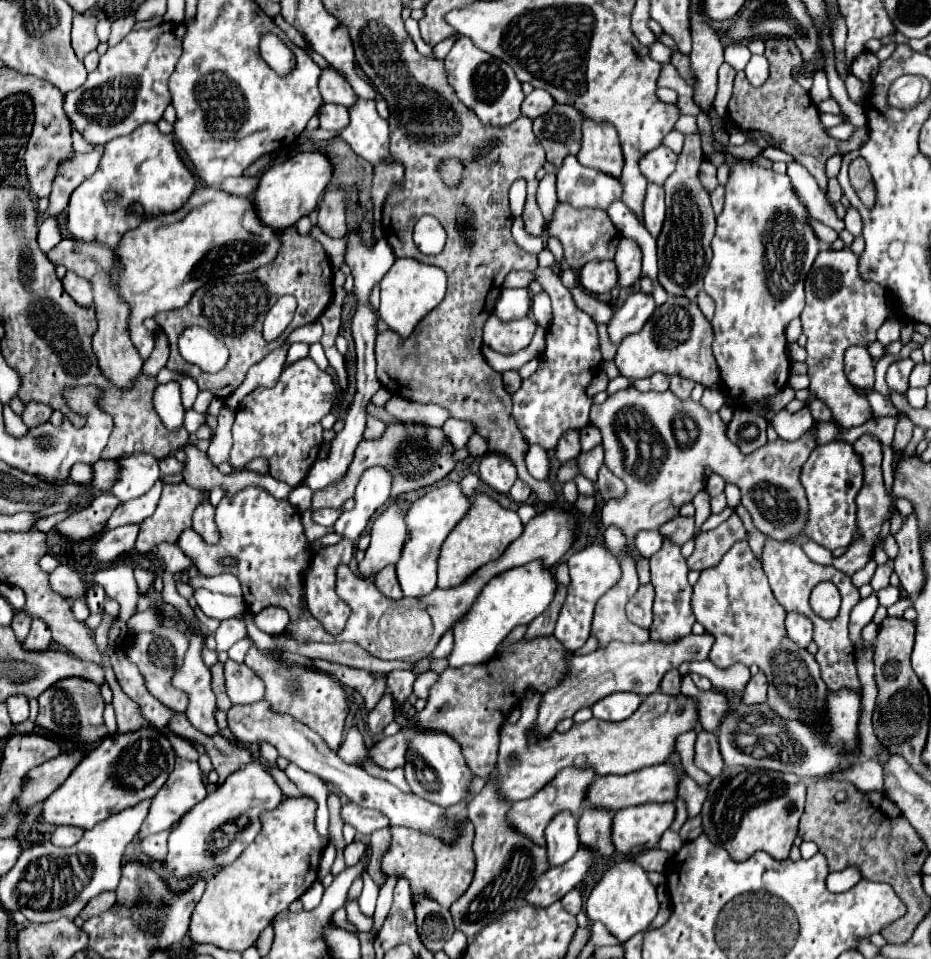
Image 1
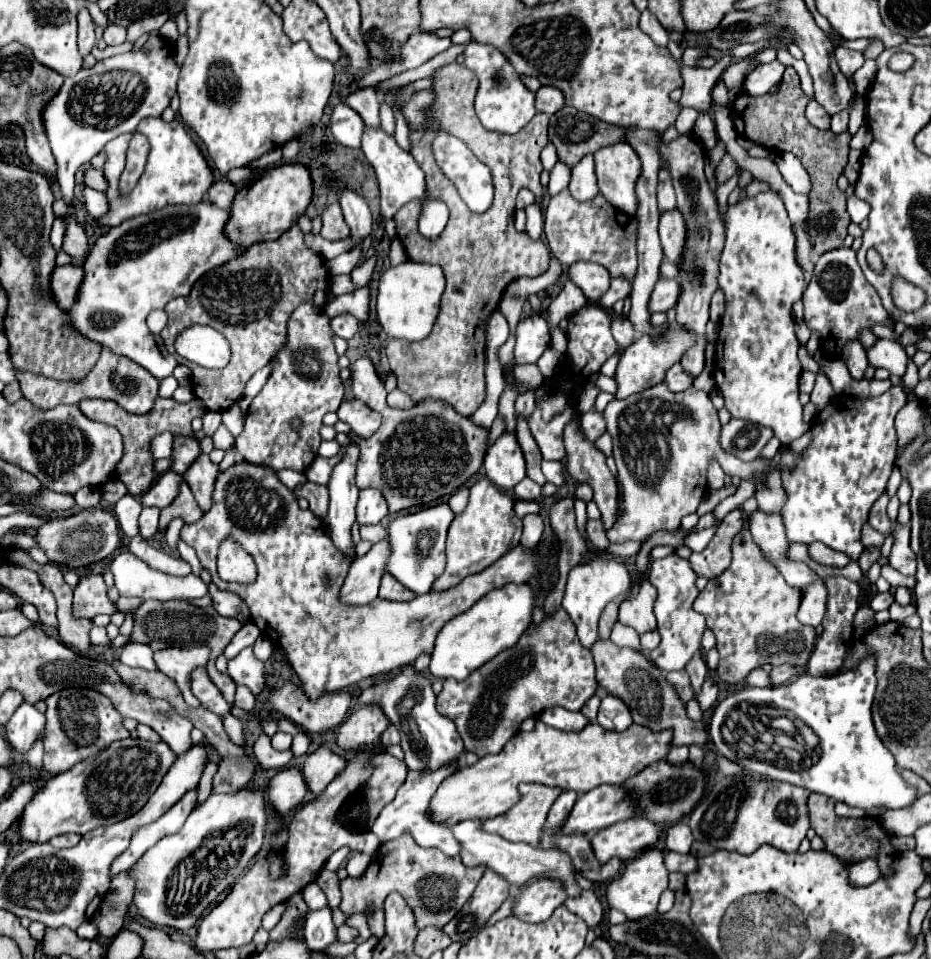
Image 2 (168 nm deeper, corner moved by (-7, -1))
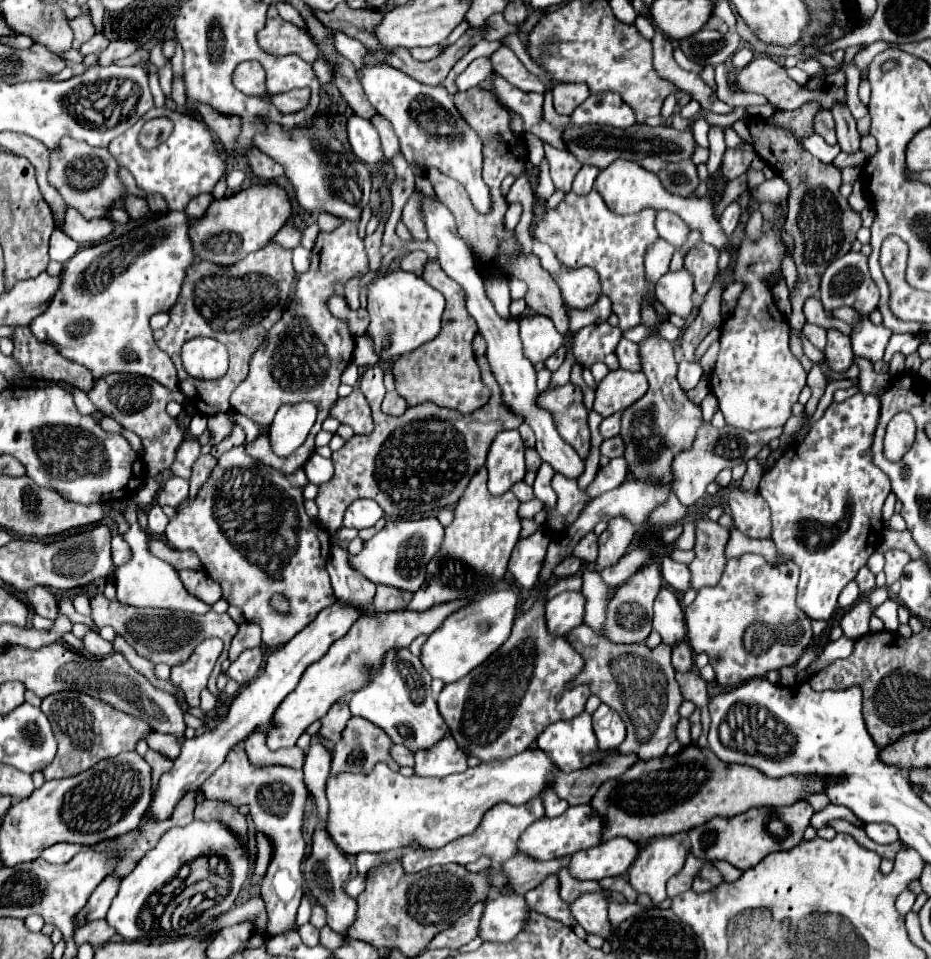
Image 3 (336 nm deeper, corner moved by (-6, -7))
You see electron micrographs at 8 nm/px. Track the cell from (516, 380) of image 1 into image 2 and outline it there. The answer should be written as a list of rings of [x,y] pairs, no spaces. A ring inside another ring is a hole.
[[[525,391],[525,393],[521,393],[521,395],[517,397],[517,401],[515,401],[515,413],[523,415],[523,417],[529,417],[529,415],[533,413],[533,409],[535,409],[533,393],[531,393],[531,391]]]

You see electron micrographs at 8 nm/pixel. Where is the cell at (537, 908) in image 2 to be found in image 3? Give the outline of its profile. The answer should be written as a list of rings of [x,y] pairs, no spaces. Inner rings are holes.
[[[500,893],[488,899],[478,927],[478,937],[482,941],[510,941],[522,929],[528,917],[528,905],[522,895]]]

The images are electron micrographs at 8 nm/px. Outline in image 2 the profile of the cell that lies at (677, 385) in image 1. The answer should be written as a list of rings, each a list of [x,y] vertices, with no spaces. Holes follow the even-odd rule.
[[[679,137],[669,147],[661,147],[661,155],[667,157],[673,177],[673,187],[677,195],[677,209],[687,219],[687,249],[683,251],[683,261],[679,261],[679,287],[681,297],[675,305],[677,321],[685,329],[693,329],[697,333],[697,345],[691,347],[681,365],[687,369],[691,379],[697,379],[703,371],[703,345],[705,345],[705,325],[709,321],[709,301],[713,291],[717,289],[717,275],[719,275],[719,257],[725,243],[725,229],[719,215],[719,207],[715,201],[715,193],[705,177],[705,149],[697,139]]]

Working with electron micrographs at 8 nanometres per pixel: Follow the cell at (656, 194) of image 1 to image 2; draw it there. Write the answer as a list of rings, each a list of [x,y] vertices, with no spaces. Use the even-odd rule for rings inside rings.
[[[677,209],[661,213],[659,235],[661,235],[661,245],[665,251],[665,257],[671,263],[679,263],[679,257],[681,257],[683,245],[685,245],[685,221]]]

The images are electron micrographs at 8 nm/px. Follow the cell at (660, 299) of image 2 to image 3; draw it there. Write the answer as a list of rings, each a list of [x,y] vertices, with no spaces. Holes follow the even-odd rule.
[[[686,269],[668,271],[656,283],[656,297],[658,301],[676,315],[688,317],[692,311],[692,293],[694,293],[694,279]]]

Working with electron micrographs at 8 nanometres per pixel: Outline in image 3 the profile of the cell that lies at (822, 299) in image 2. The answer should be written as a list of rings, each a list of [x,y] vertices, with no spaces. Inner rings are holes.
[[[846,253],[844,257],[836,259],[828,269],[826,273],[822,275],[822,285],[820,285],[820,299],[822,299],[822,305],[826,309],[826,313],[830,315],[832,309],[836,307],[842,307],[842,305],[848,305],[848,307],[854,307],[858,313],[862,315],[870,315],[876,307],[878,307],[878,287],[874,285],[872,277],[870,277],[870,271],[868,271],[868,257],[864,253]]]

